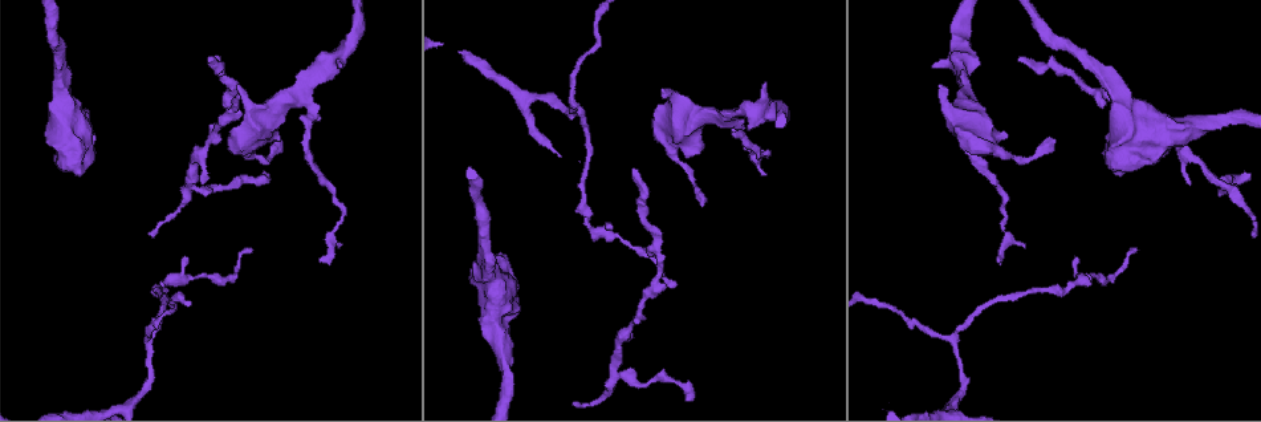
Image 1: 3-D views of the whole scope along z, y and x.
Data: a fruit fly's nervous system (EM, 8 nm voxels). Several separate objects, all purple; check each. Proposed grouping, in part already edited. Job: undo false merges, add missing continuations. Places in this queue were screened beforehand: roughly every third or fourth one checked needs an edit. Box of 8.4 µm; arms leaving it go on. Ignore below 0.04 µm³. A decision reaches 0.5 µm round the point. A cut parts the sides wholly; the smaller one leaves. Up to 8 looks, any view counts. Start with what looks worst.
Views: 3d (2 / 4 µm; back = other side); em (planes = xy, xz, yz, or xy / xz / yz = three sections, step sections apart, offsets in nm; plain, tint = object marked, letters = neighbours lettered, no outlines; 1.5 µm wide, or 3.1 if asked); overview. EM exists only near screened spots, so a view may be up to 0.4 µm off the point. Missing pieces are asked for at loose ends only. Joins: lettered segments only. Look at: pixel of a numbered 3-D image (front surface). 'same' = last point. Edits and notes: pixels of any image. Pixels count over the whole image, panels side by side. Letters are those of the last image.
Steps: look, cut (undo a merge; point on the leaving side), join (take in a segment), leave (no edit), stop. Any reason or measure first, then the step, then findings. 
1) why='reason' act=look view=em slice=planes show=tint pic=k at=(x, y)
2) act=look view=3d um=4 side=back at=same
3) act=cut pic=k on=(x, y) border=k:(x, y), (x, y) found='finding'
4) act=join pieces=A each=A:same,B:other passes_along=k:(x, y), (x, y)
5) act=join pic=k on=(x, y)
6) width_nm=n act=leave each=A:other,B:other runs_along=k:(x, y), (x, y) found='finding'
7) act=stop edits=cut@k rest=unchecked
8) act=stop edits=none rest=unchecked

why='thin end' act=look view=3d um=2 pic=1 at=(1018, 59)

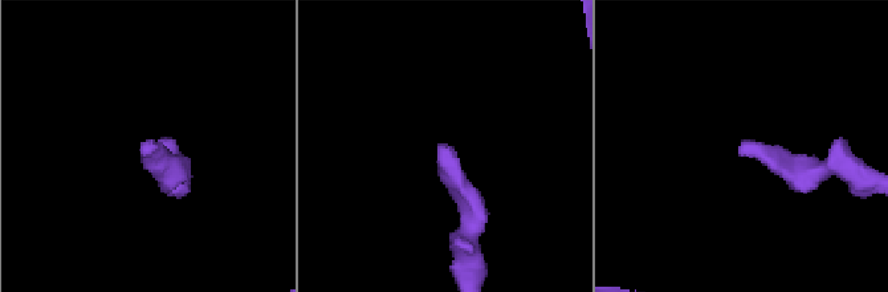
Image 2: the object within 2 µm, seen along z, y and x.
why='now the EM' act=look view=em slice=xy step=4 show=letters pic=2 at=(738, 156)

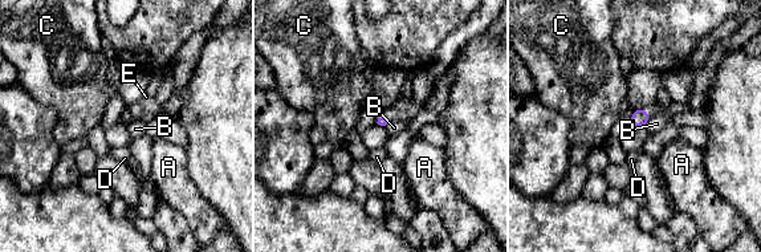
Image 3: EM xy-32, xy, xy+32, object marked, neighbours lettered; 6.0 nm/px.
why='cut it another way' act=look view=em slice=yz step=8 show=letters at=same

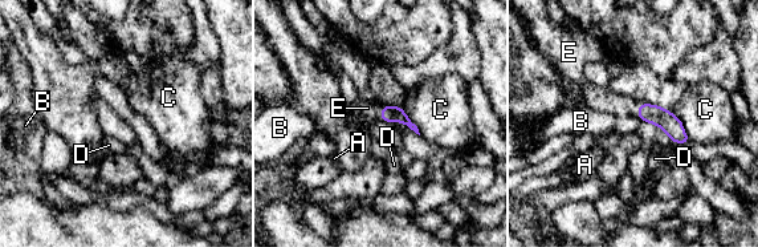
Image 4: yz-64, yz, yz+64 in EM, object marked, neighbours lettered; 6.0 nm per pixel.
act=join pieces=E each=A:other,B:other,C:other,D:other,E:same found='it goes on there'

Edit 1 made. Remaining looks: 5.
act=look view=overview

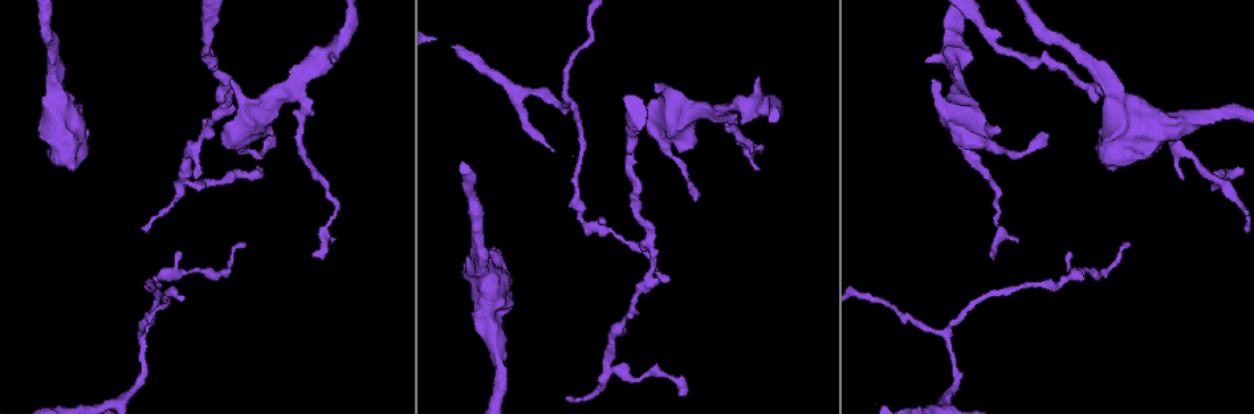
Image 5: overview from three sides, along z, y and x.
why='free end' act=look view=em slice=xz step=8 show=letters pic=5 at=(656, 83)

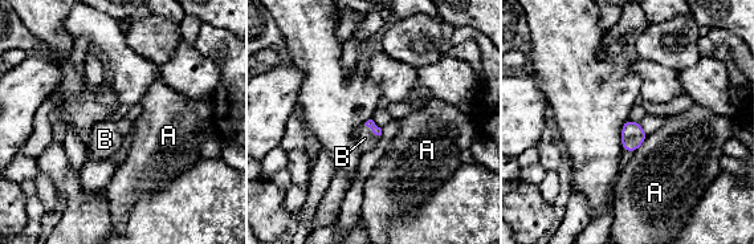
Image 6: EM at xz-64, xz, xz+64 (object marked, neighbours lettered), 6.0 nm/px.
why='another direction' act=look view=em slice=planes show=letters at=same

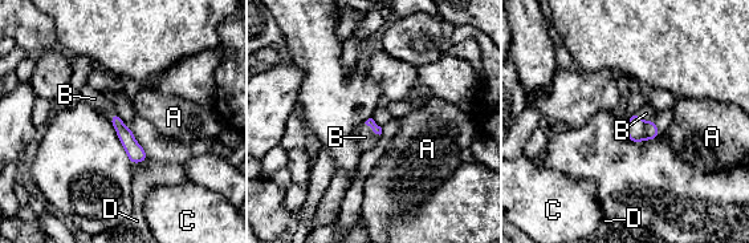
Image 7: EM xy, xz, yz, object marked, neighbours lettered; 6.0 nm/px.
act=join pieces=B each=A:other,B:same,C:other,D:other found='the cell continues'

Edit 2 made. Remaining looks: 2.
act=stop edits=join@4,join@7 rest=unchecked

